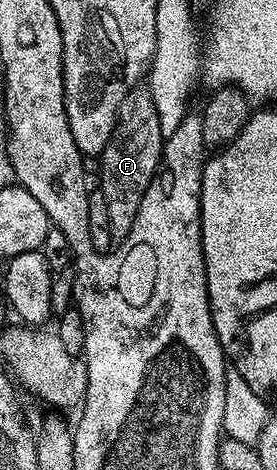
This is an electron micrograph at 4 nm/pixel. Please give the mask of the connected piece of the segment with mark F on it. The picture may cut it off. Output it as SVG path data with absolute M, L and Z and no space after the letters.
M148 88L131 90L121 104L117 118L117 130L107 147L100 153L101 183L99 189L107 201L110 231L117 239L124 239L131 227L135 227L135 215L139 215L139 203L161 162L166 134L159 127L159 111L155 111L153 96Z

